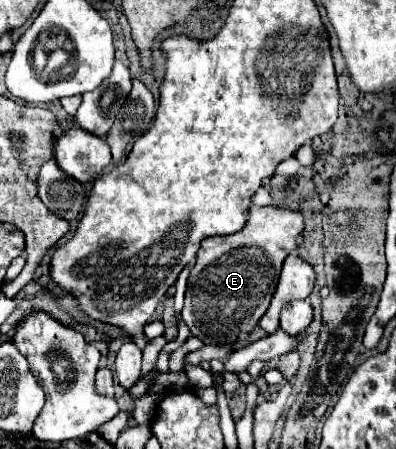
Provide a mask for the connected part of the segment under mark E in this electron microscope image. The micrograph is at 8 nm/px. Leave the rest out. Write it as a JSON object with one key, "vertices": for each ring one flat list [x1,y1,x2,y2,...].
{"vertices":[[252,206,246,226,232,236,206,238,188,278,182,320,206,344,234,344,248,336,270,306,284,258,298,246,304,216,286,206]]}

